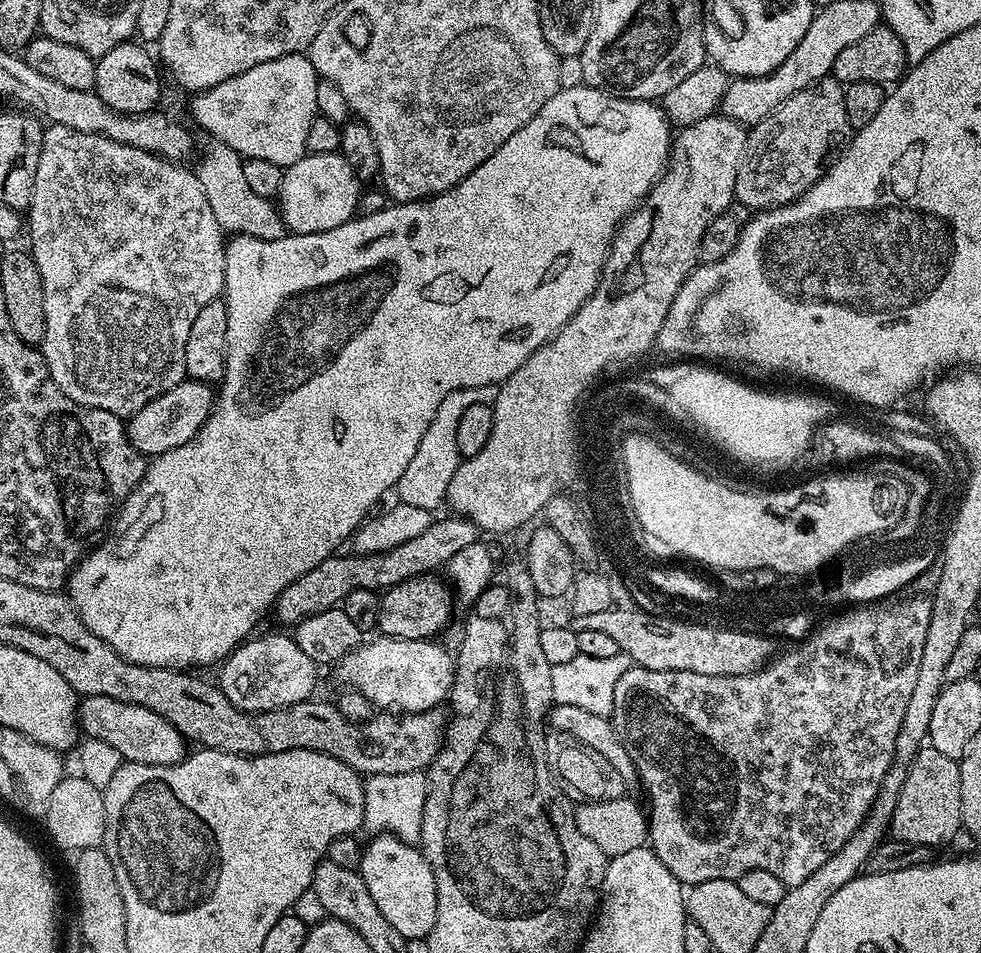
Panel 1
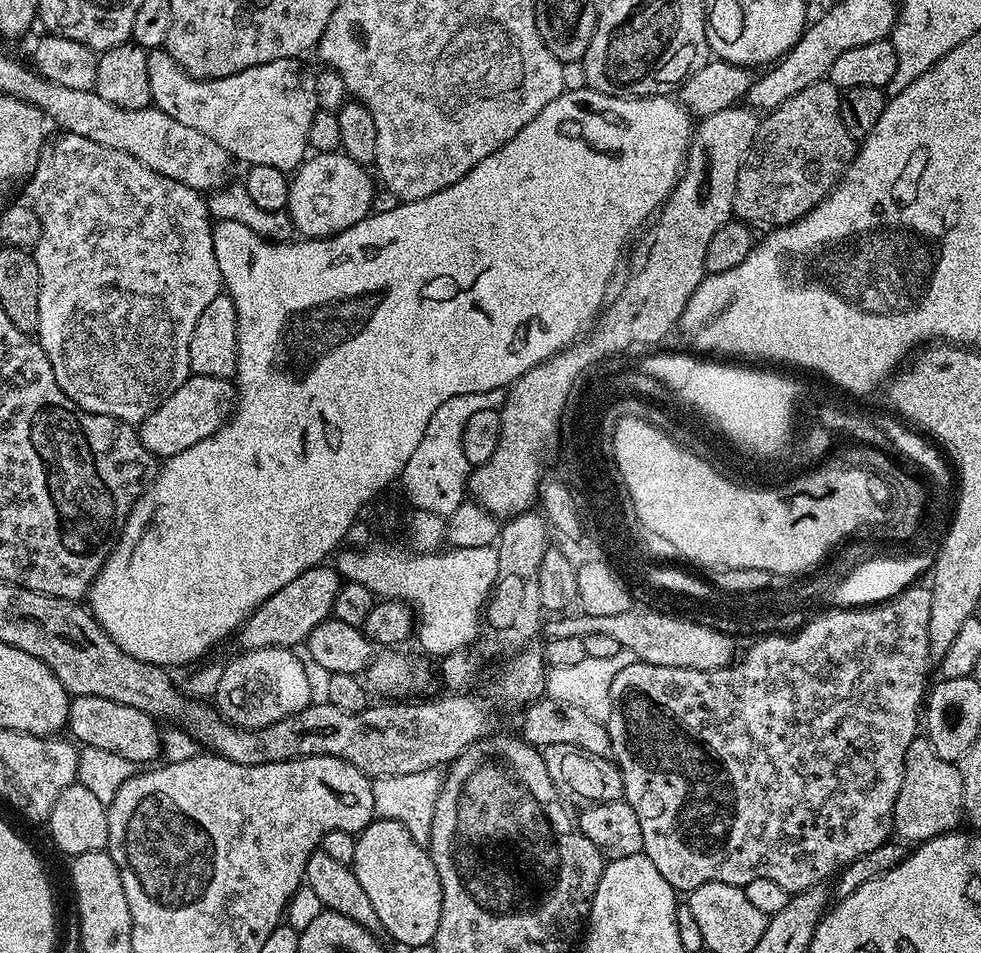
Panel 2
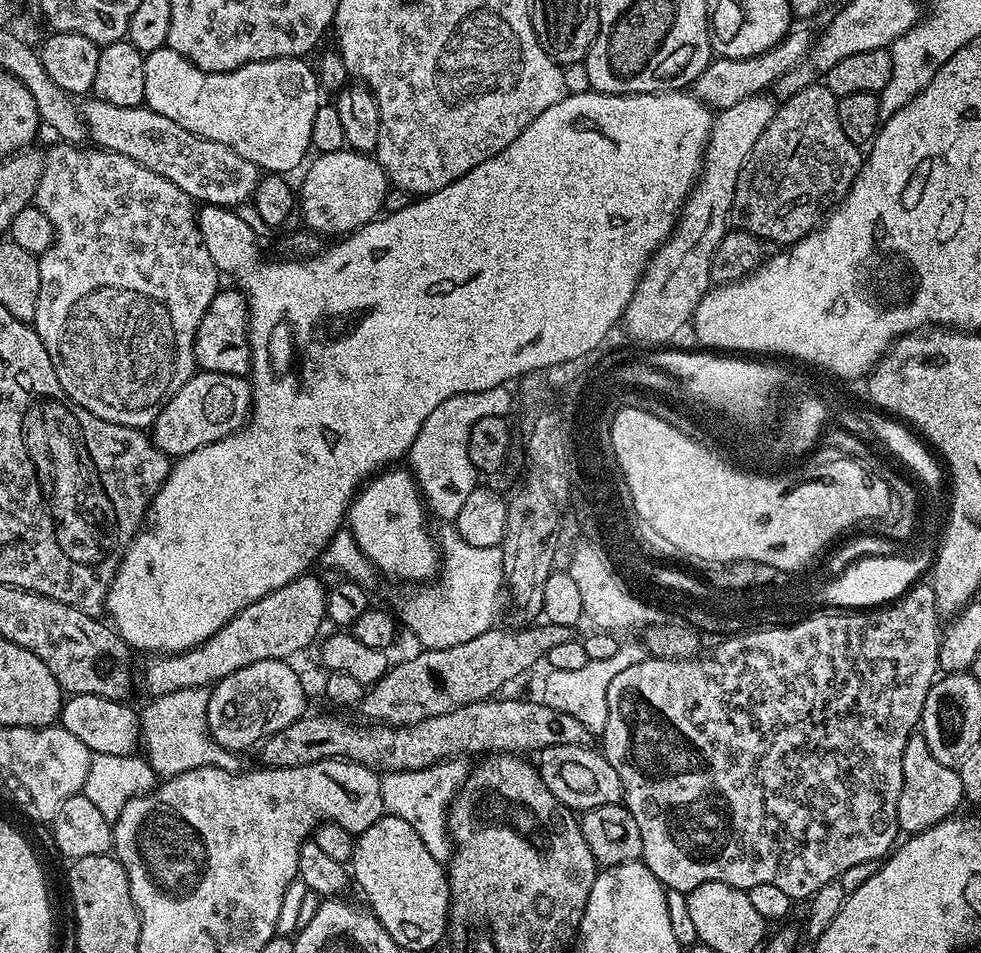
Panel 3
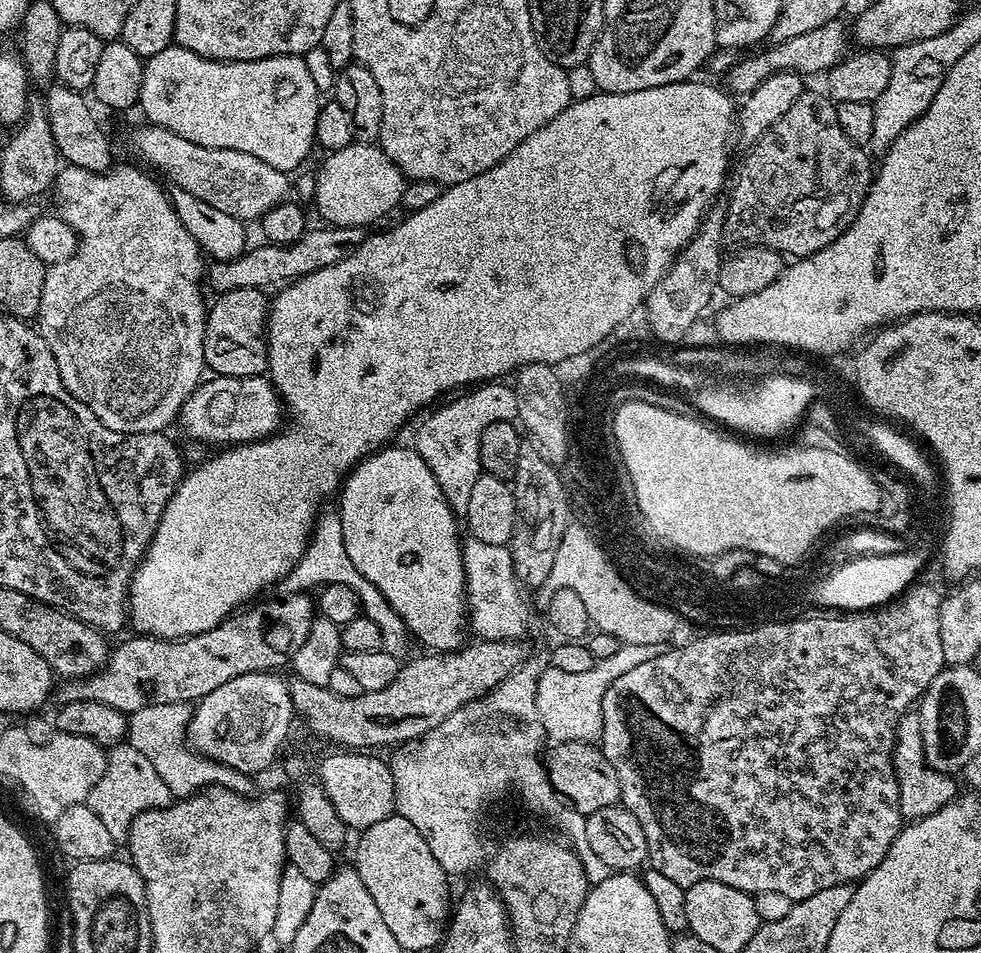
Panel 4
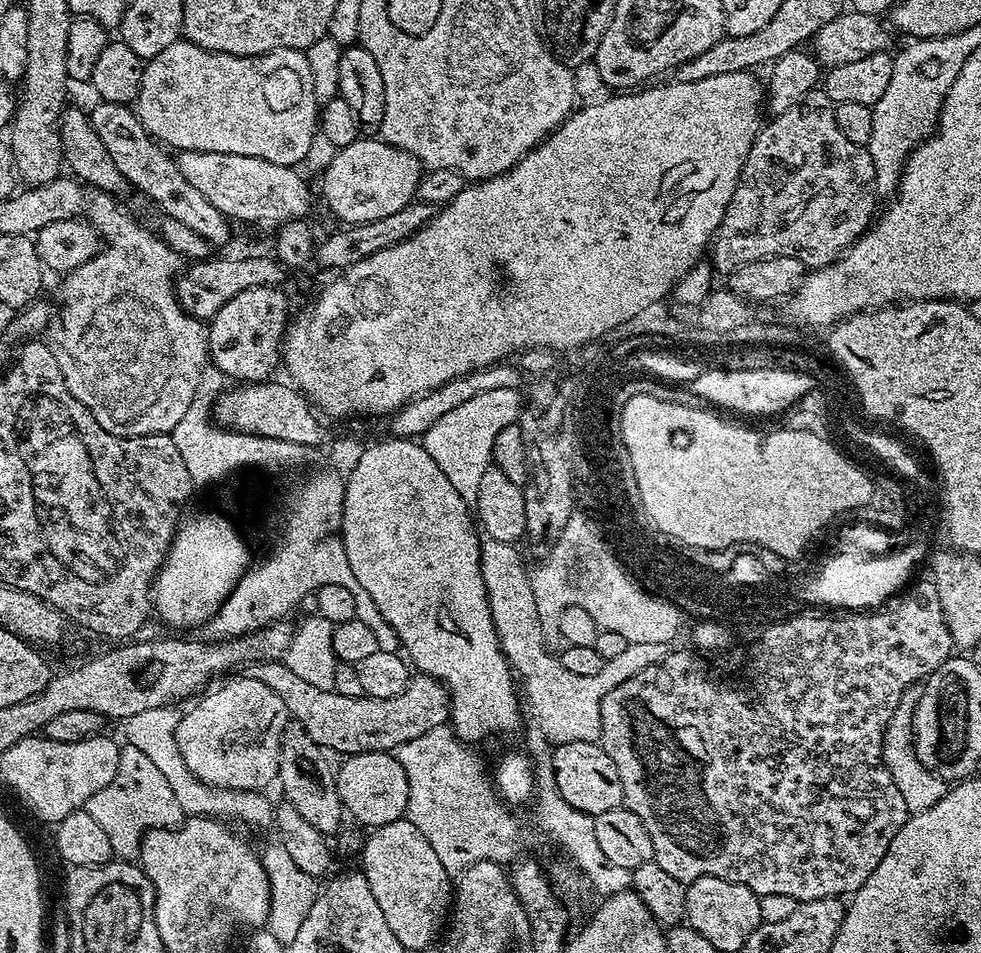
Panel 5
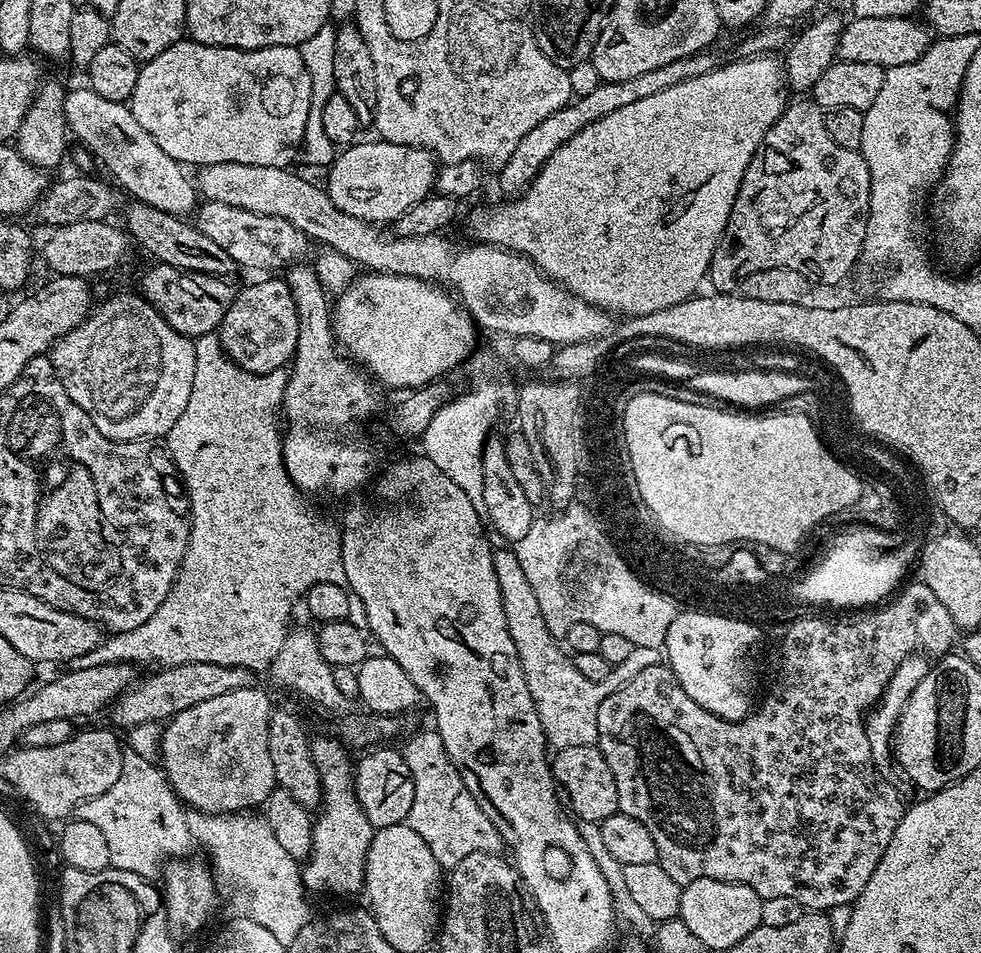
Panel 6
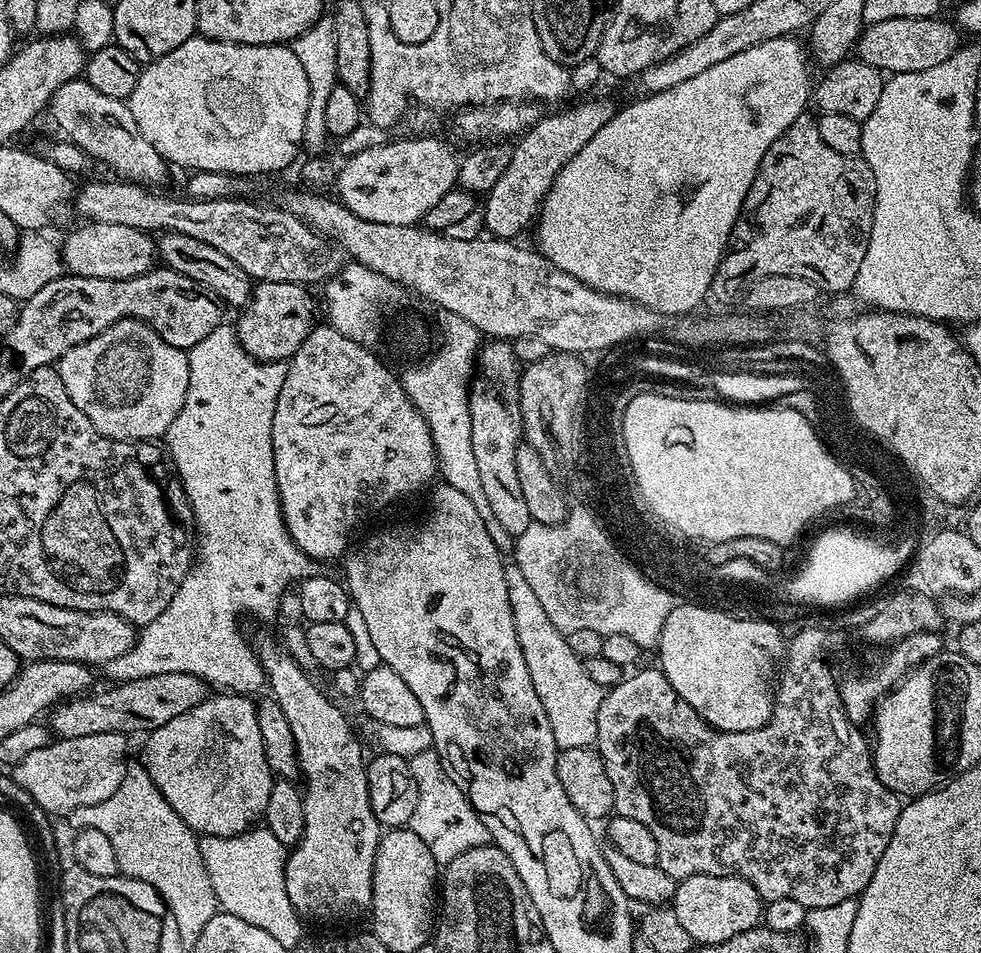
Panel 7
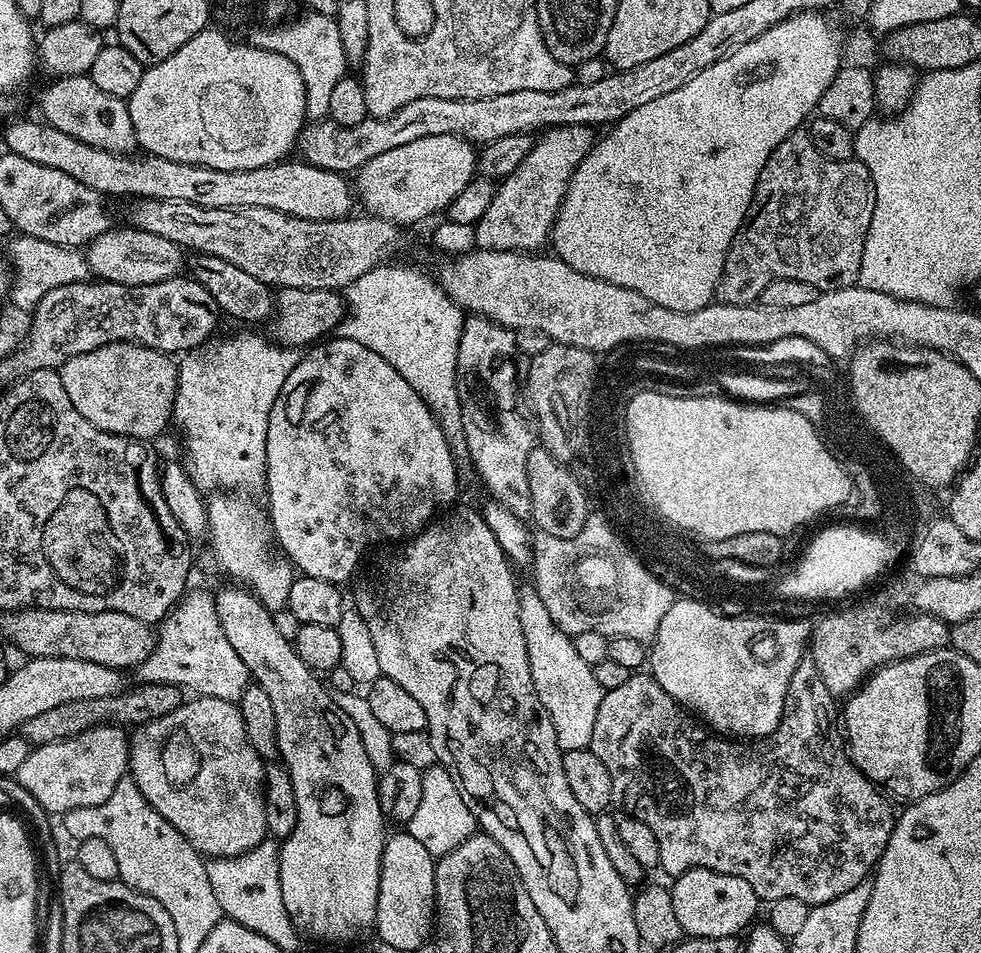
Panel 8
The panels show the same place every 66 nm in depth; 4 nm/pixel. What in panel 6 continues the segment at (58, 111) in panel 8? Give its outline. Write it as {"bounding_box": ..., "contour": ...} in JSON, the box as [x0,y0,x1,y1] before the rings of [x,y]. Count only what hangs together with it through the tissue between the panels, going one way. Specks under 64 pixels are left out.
{"bounding_box":[64,86,198,218],"contour":[[[81,86],[65,95],[64,117],[69,133],[73,137],[76,135],[93,157],[104,162],[105,170],[113,176],[111,179],[117,185],[120,183],[132,195],[133,201],[181,218],[195,213],[198,207],[195,183],[184,173],[187,171],[182,165],[170,158],[170,154],[166,154],[146,130],[142,130],[127,103],[110,102],[110,98],[102,98],[91,88]]]}

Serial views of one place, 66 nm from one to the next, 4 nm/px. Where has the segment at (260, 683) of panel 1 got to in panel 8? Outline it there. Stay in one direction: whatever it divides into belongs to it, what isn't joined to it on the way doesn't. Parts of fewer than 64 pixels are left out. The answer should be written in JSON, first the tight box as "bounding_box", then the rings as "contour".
{"bounding_box":[128,696,268,858],"contour":[[[196,696],[192,701],[181,702],[170,714],[166,714],[157,720],[151,720],[149,724],[141,724],[131,733],[130,747],[128,750],[128,767],[130,769],[130,779],[136,783],[142,795],[194,846],[196,851],[205,858],[215,858],[217,856],[240,856],[243,852],[248,852],[254,846],[258,846],[268,836],[266,826],[266,806],[264,805],[264,774],[266,771],[265,761],[261,760],[260,755],[254,750],[252,740],[248,736],[248,724],[244,721],[236,704],[226,702],[222,698],[210,698],[209,696]]]}

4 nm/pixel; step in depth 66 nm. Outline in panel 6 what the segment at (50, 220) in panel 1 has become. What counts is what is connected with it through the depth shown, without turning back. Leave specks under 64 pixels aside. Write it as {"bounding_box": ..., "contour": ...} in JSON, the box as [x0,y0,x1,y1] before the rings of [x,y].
{"bounding_box":[50,292,195,440],"contour":[[[124,292],[121,296],[112,296],[109,300],[102,301],[101,304],[99,301],[77,328],[67,332],[50,349],[52,365],[62,386],[66,386],[66,394],[70,394],[70,398],[74,398],[74,402],[78,402],[78,406],[82,406],[82,410],[86,410],[86,414],[94,422],[94,426],[98,426],[100,433],[111,440],[148,440],[149,438],[167,437],[174,422],[178,422],[182,410],[186,410],[186,402],[190,402],[190,390],[194,386],[195,343],[193,337],[178,334],[178,330],[174,330],[165,322],[160,311],[149,300],[144,299],[143,295],[135,295],[131,296],[130,293]]]}

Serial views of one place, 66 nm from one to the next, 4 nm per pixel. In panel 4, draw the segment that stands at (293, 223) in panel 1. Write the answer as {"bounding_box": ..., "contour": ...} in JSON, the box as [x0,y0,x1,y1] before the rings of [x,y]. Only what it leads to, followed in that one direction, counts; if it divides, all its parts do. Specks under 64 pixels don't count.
{"bounding_box":[316,142,406,228],"contour":[[[354,142],[323,158],[324,165],[316,176],[316,208],[324,219],[321,221],[332,226],[364,228],[400,208],[406,177],[375,143]]]}

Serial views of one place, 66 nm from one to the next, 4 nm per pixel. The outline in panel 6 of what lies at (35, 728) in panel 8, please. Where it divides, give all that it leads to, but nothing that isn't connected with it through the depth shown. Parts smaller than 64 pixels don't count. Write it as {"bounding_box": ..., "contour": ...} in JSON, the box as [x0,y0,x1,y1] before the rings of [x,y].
{"bounding_box":[110,664,254,730],"contour":[[[174,664],[155,672],[158,673],[142,684],[133,685],[111,705],[110,713],[112,712],[112,720],[117,724],[117,729],[129,730],[140,723],[167,722],[182,710],[198,706],[198,702],[218,698],[218,694],[226,694],[230,690],[250,688],[254,684],[254,673],[250,668],[230,668],[217,664]]]}

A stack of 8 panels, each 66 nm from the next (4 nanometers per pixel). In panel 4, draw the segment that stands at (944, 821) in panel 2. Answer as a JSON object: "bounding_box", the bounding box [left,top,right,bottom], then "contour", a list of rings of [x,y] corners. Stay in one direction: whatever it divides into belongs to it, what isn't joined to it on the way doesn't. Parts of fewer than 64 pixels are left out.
{"bounding_box":[892,710,958,822],"contour":[[[910,710],[900,719],[896,727],[896,741],[892,747],[892,765],[894,766],[896,781],[899,783],[899,812],[901,817],[908,822],[921,820],[930,814],[937,813],[944,805],[948,805],[958,794],[955,780],[949,773],[934,770],[926,758],[926,746],[922,742],[922,722],[920,713]]]}

